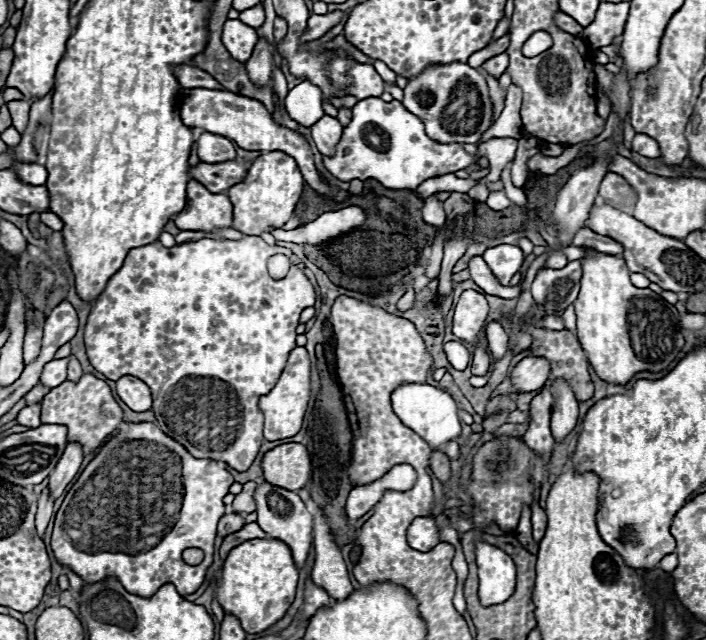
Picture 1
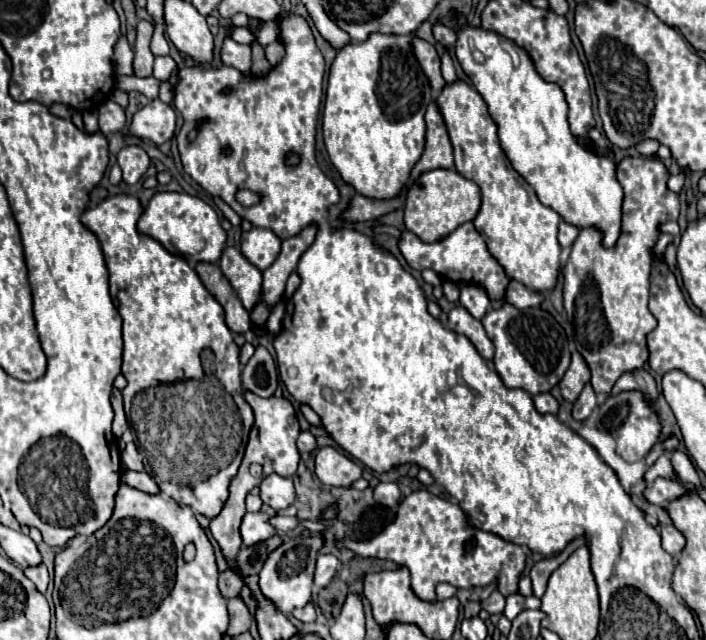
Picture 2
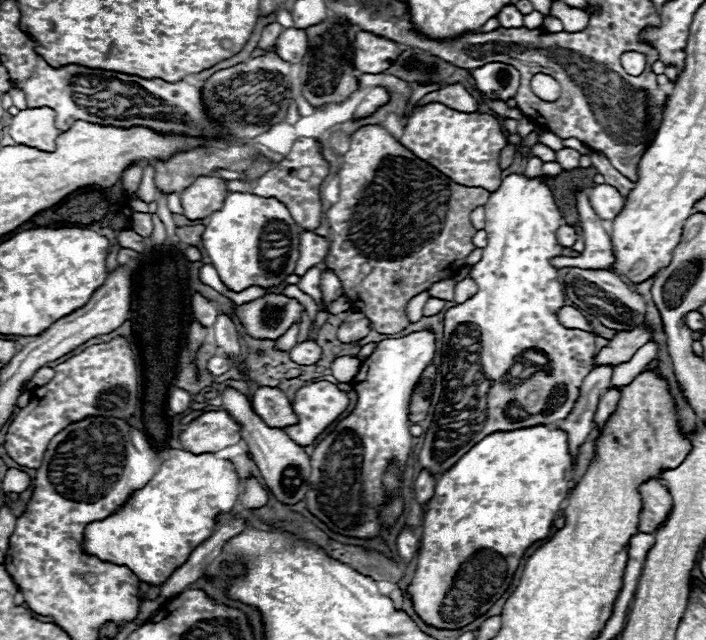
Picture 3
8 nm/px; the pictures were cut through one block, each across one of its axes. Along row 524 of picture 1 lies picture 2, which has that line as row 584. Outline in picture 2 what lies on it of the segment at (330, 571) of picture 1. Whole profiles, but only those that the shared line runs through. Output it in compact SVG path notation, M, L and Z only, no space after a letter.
M320 554L318 562L316 562L316 572L314 572L314 586L318 590L326 588L330 584L332 576L336 574L336 568L338 568L338 558L336 556Z

